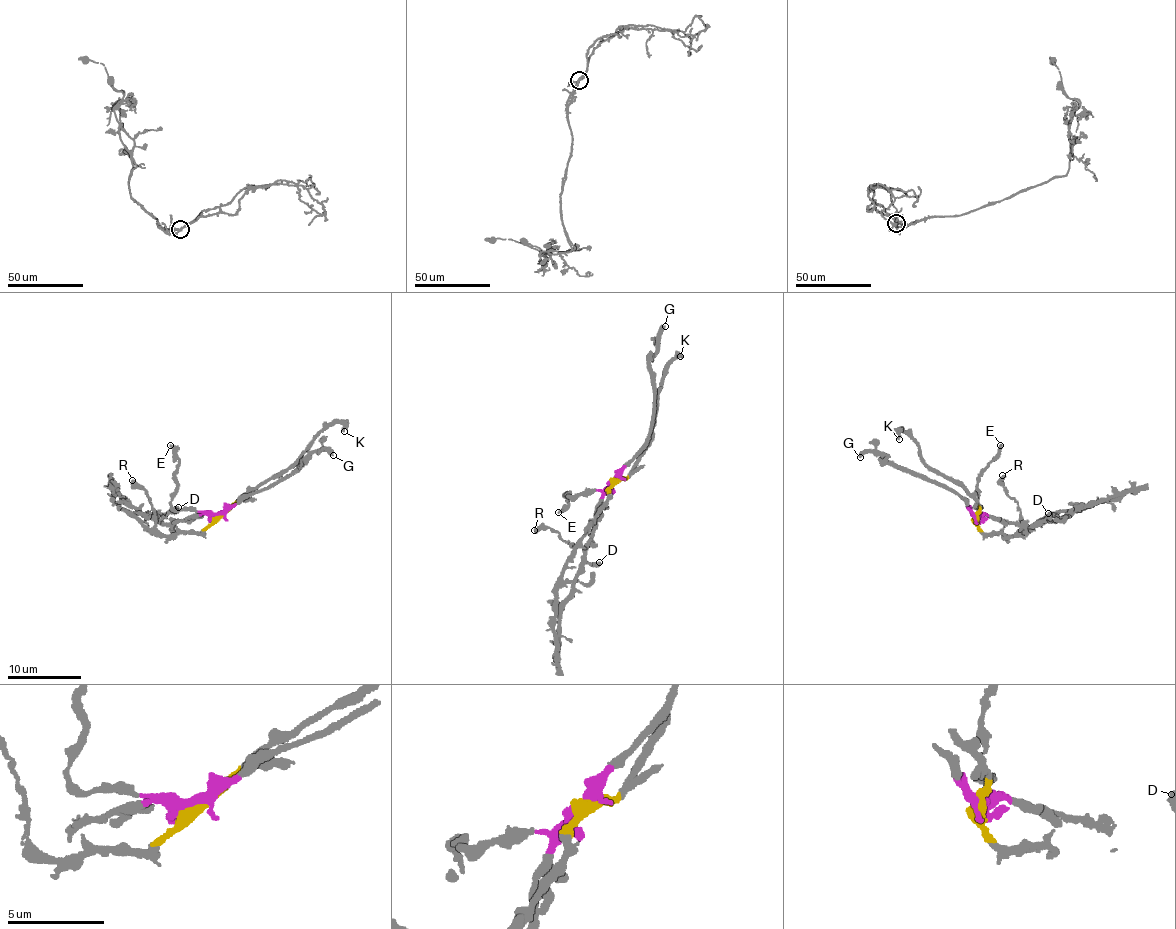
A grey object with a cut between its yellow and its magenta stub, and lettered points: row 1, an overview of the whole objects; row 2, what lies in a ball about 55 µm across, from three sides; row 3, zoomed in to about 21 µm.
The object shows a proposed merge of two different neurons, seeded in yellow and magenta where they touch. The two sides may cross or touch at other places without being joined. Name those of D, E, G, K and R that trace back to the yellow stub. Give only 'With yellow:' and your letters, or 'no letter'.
With yellow: K, R

